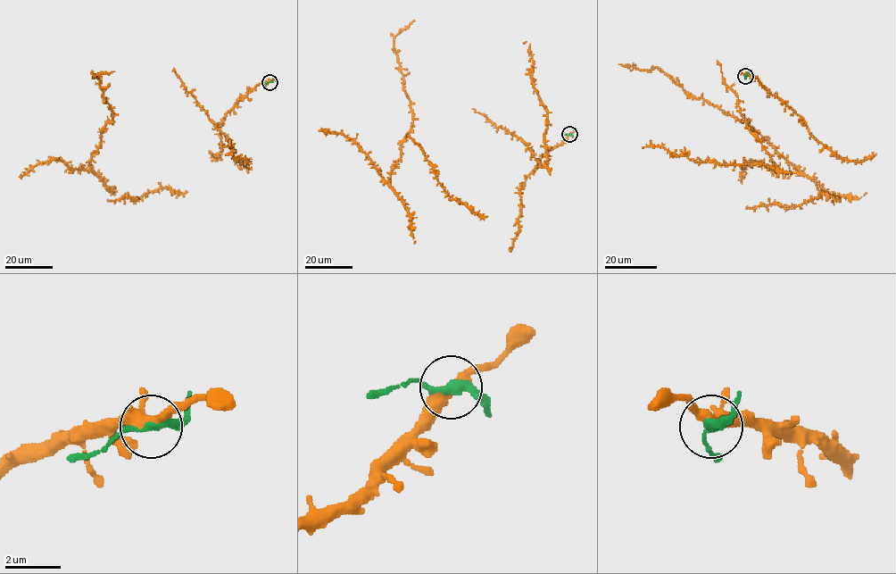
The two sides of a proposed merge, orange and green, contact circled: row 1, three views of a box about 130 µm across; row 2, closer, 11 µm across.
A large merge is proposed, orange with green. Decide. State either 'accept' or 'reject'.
reject

